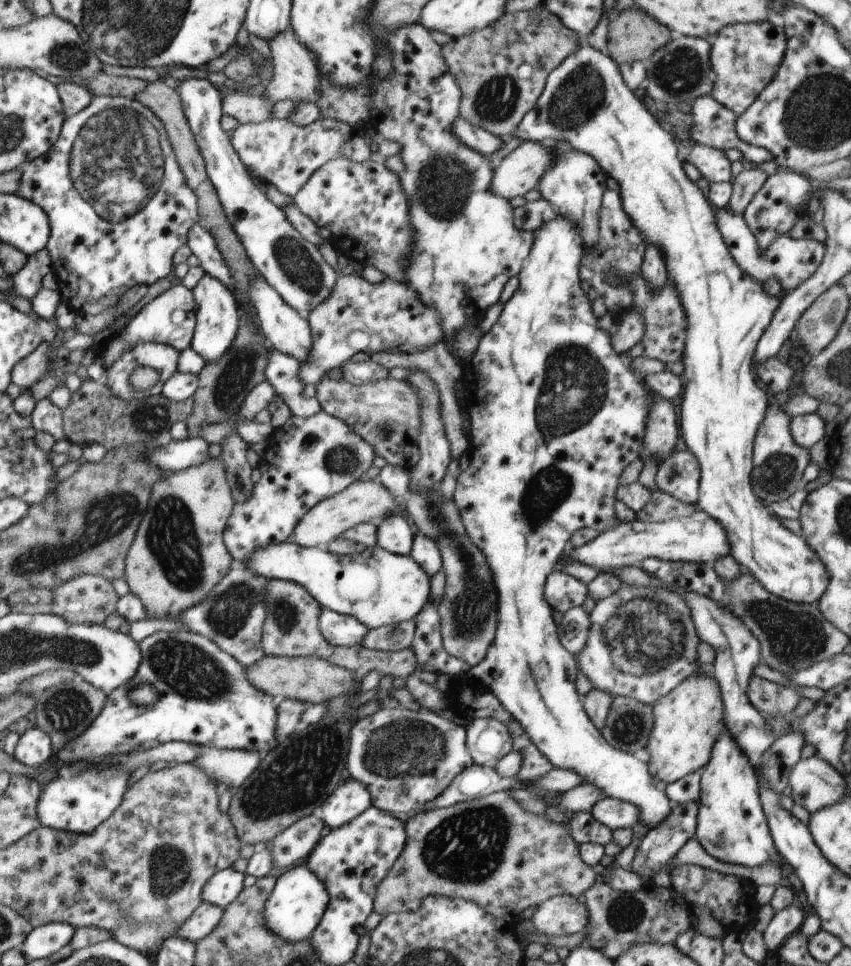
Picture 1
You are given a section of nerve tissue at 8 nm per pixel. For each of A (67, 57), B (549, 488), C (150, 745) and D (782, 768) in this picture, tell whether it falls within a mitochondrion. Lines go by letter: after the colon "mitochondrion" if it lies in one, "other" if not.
A: mitochondrion
B: mitochondrion
C: other
D: other

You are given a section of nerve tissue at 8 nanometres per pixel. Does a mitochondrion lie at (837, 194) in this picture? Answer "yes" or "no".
no

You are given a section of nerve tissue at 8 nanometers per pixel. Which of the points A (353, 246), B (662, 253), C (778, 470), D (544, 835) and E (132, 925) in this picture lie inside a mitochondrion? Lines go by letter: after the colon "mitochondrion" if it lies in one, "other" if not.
A: other
B: other
C: mitochondrion
D: other
E: mitochondrion

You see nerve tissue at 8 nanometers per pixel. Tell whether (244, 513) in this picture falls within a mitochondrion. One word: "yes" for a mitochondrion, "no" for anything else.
no

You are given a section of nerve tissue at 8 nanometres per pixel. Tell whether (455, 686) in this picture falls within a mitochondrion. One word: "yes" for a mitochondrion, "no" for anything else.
no

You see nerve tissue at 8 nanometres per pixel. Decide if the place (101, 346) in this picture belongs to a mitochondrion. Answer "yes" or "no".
no

